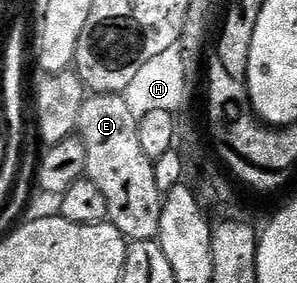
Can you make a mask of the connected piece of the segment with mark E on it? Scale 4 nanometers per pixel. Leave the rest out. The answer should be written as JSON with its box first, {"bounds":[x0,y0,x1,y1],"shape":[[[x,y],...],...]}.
{"bounds":[78,94,164,243],"shape":[[[95,94],[85,97],[78,112],[78,137],[86,150],[86,176],[98,184],[106,196],[107,221],[122,232],[129,243],[151,242],[160,237],[164,199],[154,184],[154,162],[138,144],[138,119],[126,108],[120,94]]]}

